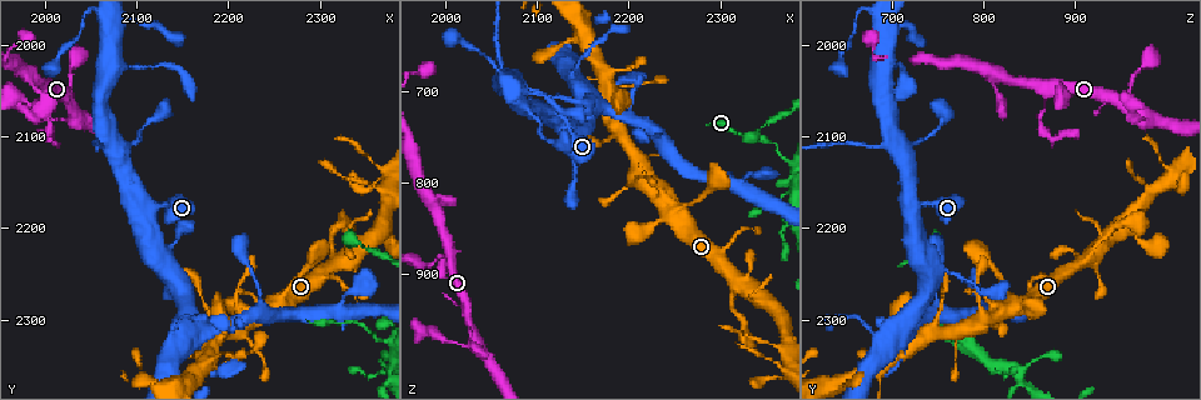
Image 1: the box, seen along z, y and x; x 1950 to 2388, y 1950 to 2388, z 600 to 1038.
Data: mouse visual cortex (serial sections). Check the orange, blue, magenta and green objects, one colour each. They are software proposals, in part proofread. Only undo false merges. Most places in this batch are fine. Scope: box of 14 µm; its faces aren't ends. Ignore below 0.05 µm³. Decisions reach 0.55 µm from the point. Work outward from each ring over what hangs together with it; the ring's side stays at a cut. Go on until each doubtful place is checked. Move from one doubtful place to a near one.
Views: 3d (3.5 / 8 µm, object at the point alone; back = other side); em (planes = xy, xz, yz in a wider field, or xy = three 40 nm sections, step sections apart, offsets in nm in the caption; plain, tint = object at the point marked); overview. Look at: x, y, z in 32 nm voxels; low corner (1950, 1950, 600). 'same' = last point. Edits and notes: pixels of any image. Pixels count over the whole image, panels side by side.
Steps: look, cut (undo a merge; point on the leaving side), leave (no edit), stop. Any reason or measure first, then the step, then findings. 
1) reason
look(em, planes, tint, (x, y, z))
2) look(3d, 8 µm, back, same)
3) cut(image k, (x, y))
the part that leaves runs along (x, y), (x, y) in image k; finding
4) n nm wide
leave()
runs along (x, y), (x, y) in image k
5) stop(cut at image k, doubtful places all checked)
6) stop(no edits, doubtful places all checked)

calibre changes
look(3d, 3.5 µm, back, (2060, 2110, 685))

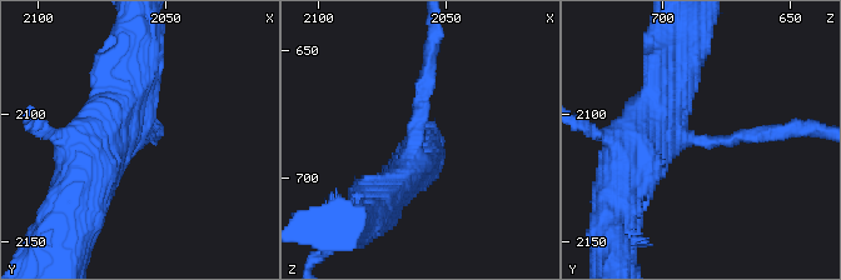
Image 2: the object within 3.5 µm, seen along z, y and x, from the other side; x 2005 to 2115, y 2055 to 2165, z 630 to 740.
arms of 200, 500 nm
look(em, xy, step 1, tint, (2061, 2110, 682))

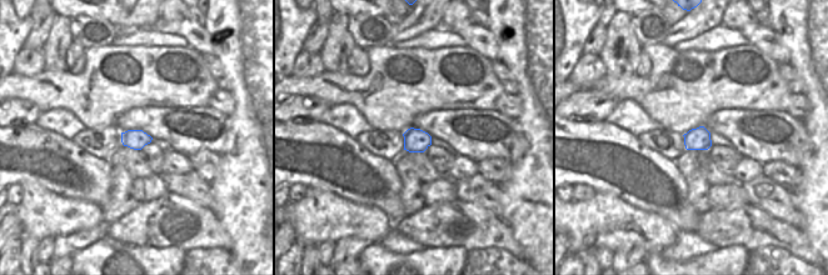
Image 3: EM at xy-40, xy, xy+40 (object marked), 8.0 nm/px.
leave()
runs along (381, 199), (412, 166), (431, 51) in image 2; one cell here

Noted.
thin neck
look(3d, 3.5 µm, (2000, 2100, 880))

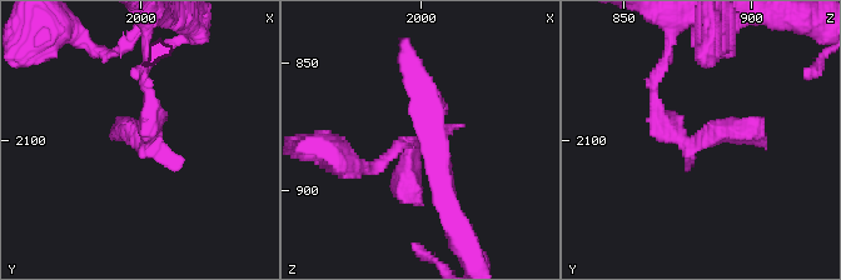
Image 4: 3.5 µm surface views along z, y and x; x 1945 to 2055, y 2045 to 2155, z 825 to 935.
now the EM
look(em, xy, step 2, tint, (2000, 2102, 880))

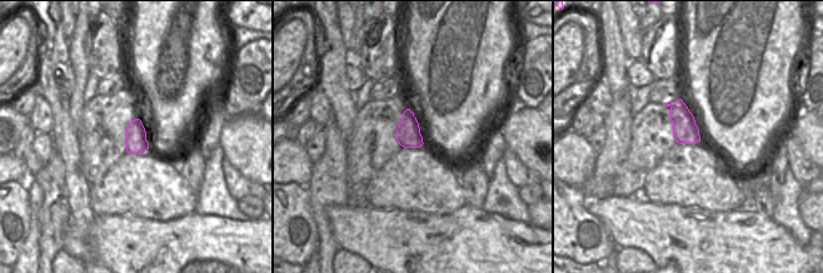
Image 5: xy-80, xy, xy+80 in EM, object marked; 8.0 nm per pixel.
leave()
runs along (653, 88), (682, 141), (762, 145) in image 4; continuous, no second cell

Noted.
thin arm on a thick one
look(3d, 3.5 µm, (2370, 2325, 770))

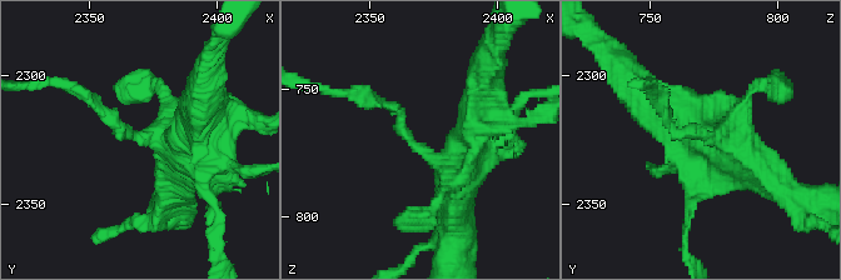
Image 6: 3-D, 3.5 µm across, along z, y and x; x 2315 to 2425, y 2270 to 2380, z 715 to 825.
4 arms; arms of 150, 250, 400, 500 nm; need the tissue
look(em, xy, step 5, tint, (2369, 2322, 771))

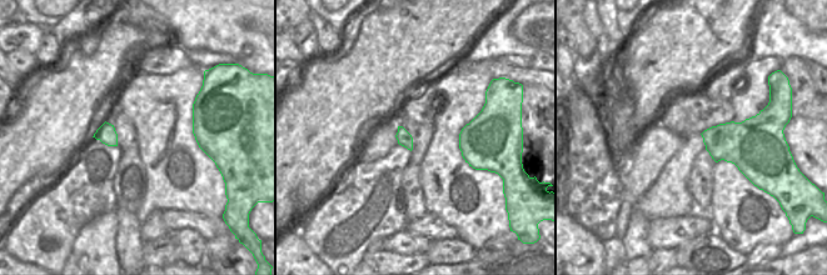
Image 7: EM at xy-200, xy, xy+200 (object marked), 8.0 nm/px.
leave()
continuous, no second cell

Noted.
stop(no edits, doubtful places all checked)

